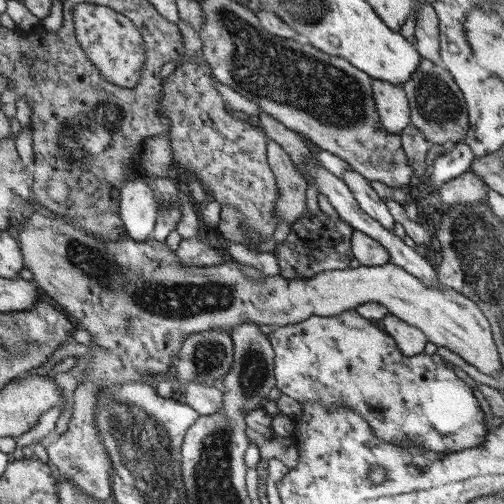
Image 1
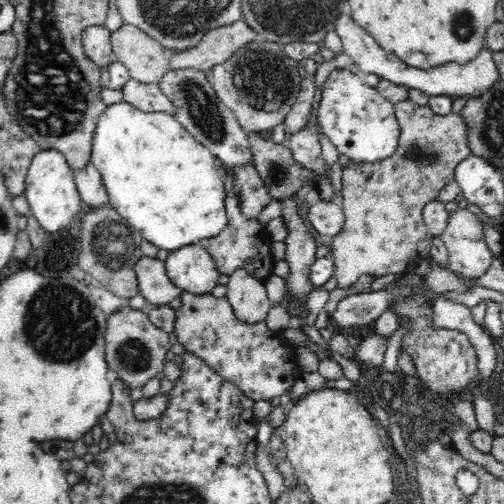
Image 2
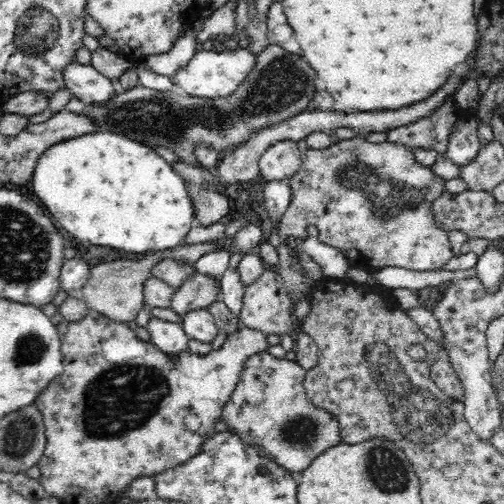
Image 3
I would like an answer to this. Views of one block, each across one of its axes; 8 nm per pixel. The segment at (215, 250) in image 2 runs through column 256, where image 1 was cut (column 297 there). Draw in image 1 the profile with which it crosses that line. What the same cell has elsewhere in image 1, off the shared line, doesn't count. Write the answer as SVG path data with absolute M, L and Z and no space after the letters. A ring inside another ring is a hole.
M321 210L313 216L299 218L291 226L291 234L283 242L283 246L279 246L275 252L277 264L281 268L281 276L289 280L291 278L315 278L317 274L327 272L327 270L349 270L351 266L349 262L355 260L351 234L353 234L353 228L347 222L339 220L337 224L333 224L331 220L327 220L327 216Z

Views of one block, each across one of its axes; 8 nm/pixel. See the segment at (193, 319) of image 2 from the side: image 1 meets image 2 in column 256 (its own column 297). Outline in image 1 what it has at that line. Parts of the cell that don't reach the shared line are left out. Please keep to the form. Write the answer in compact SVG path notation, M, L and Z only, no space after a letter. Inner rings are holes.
M349 310L339 316L311 316L309 320L285 328L275 328L271 334L277 350L277 388L281 394L297 402L323 402L325 408L335 404L349 406L359 412L379 438L403 448L427 448L451 456L469 448L479 448L489 438L485 412L475 396L475 388L467 386L451 368L435 364L431 356L405 356L397 340L379 330L379 326L365 318L359 310Z

